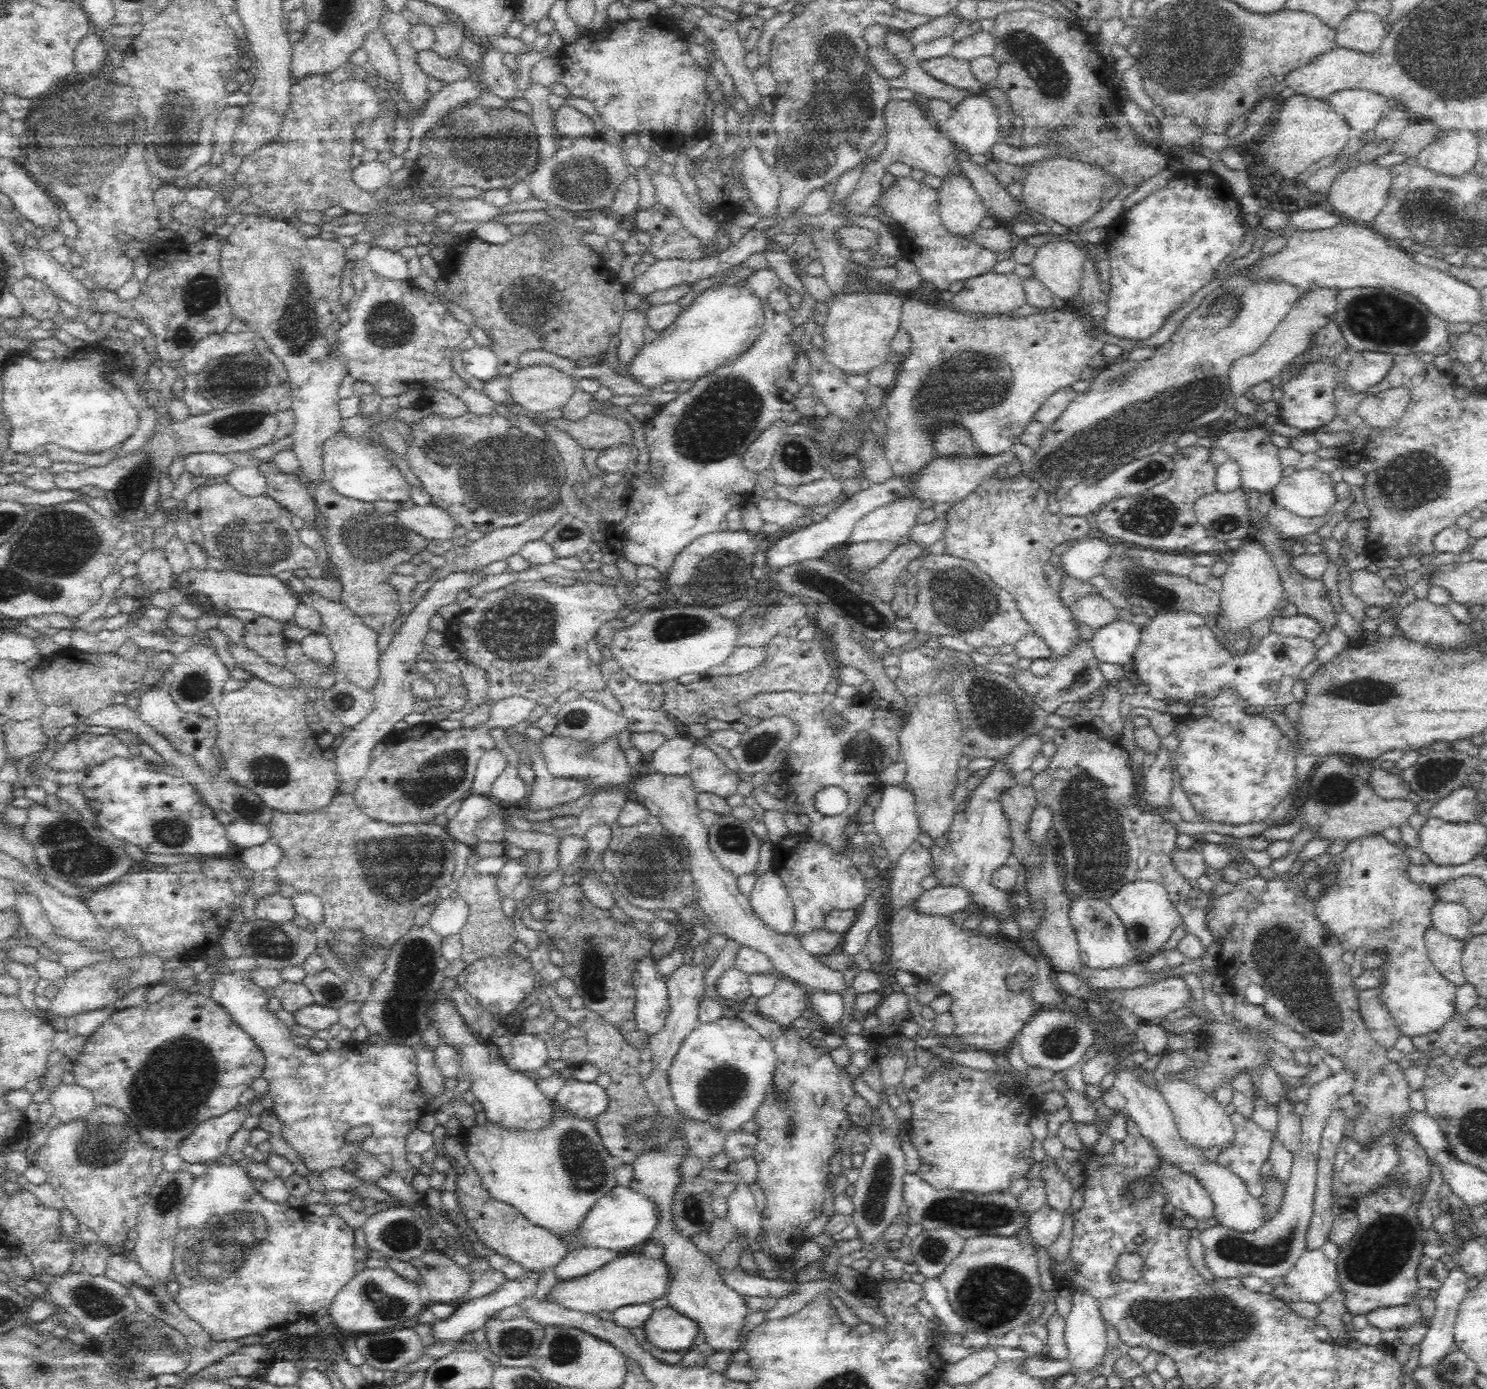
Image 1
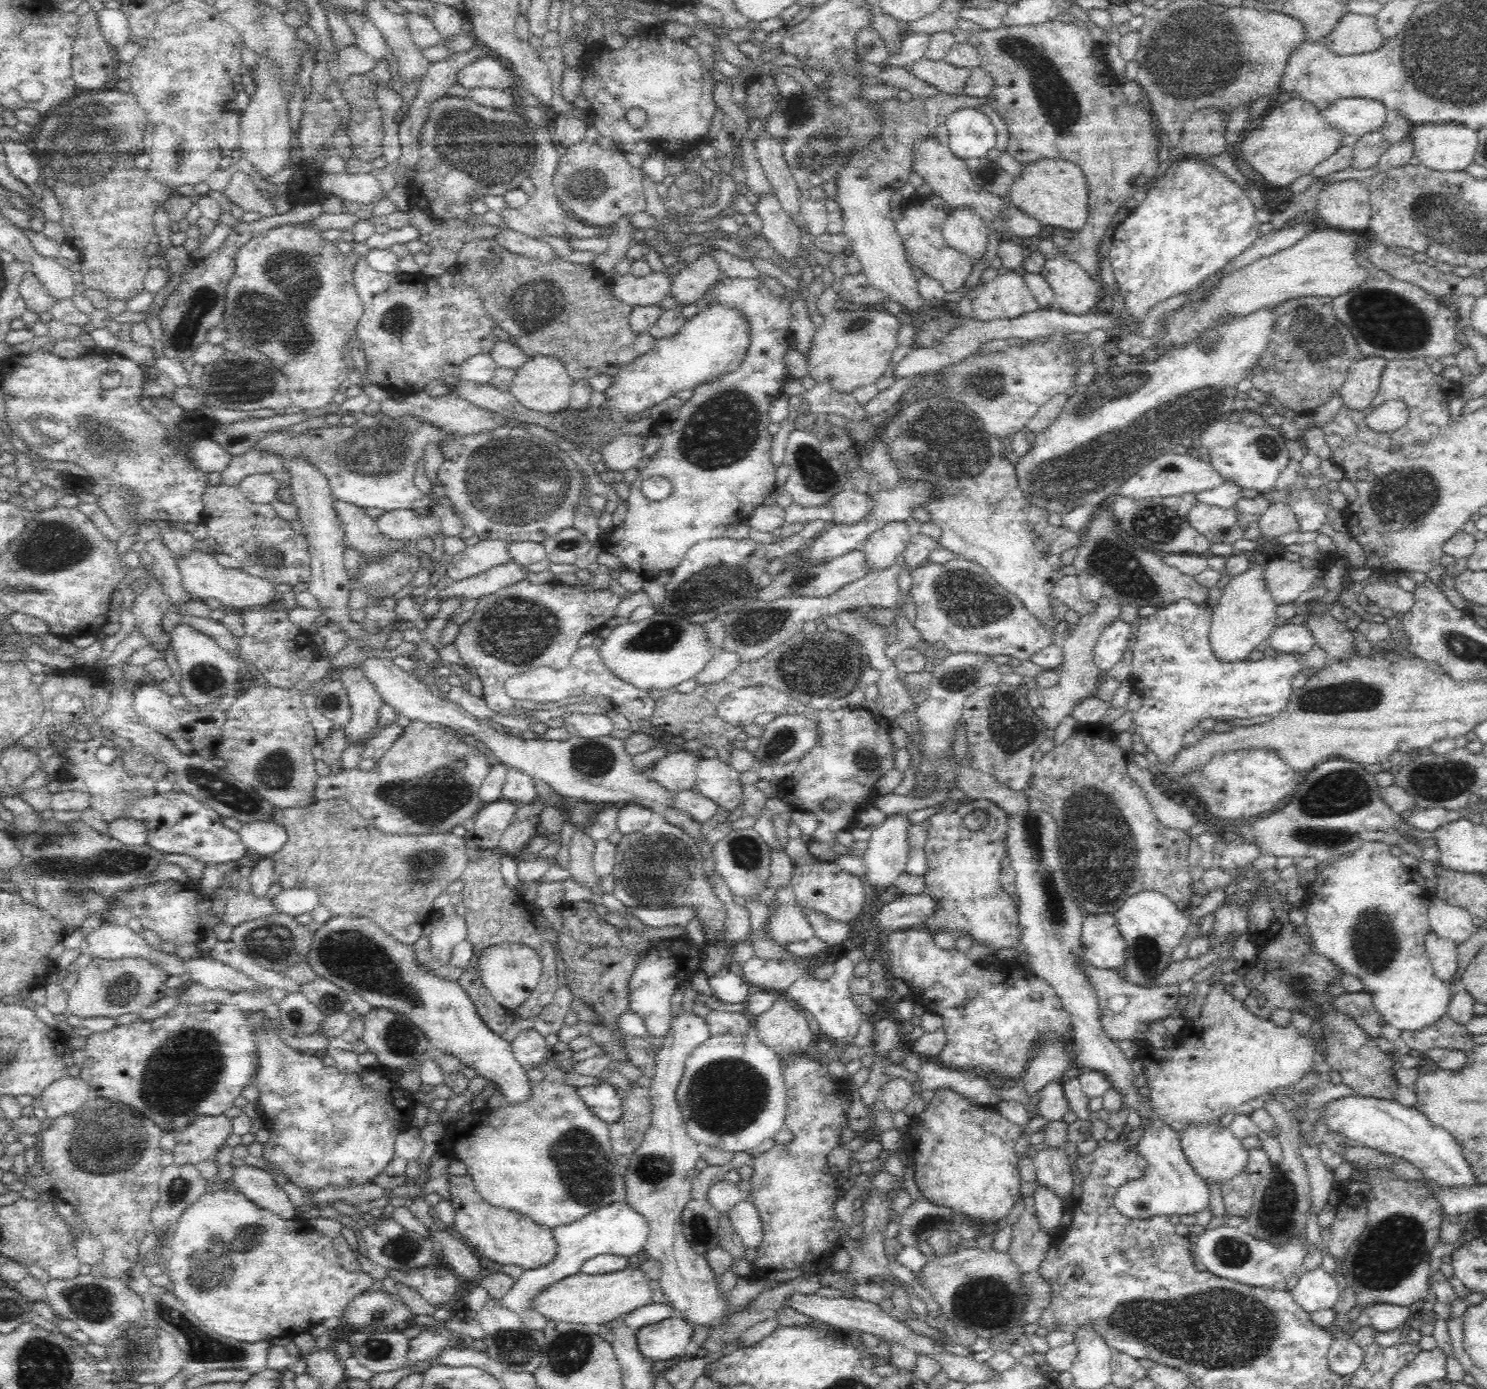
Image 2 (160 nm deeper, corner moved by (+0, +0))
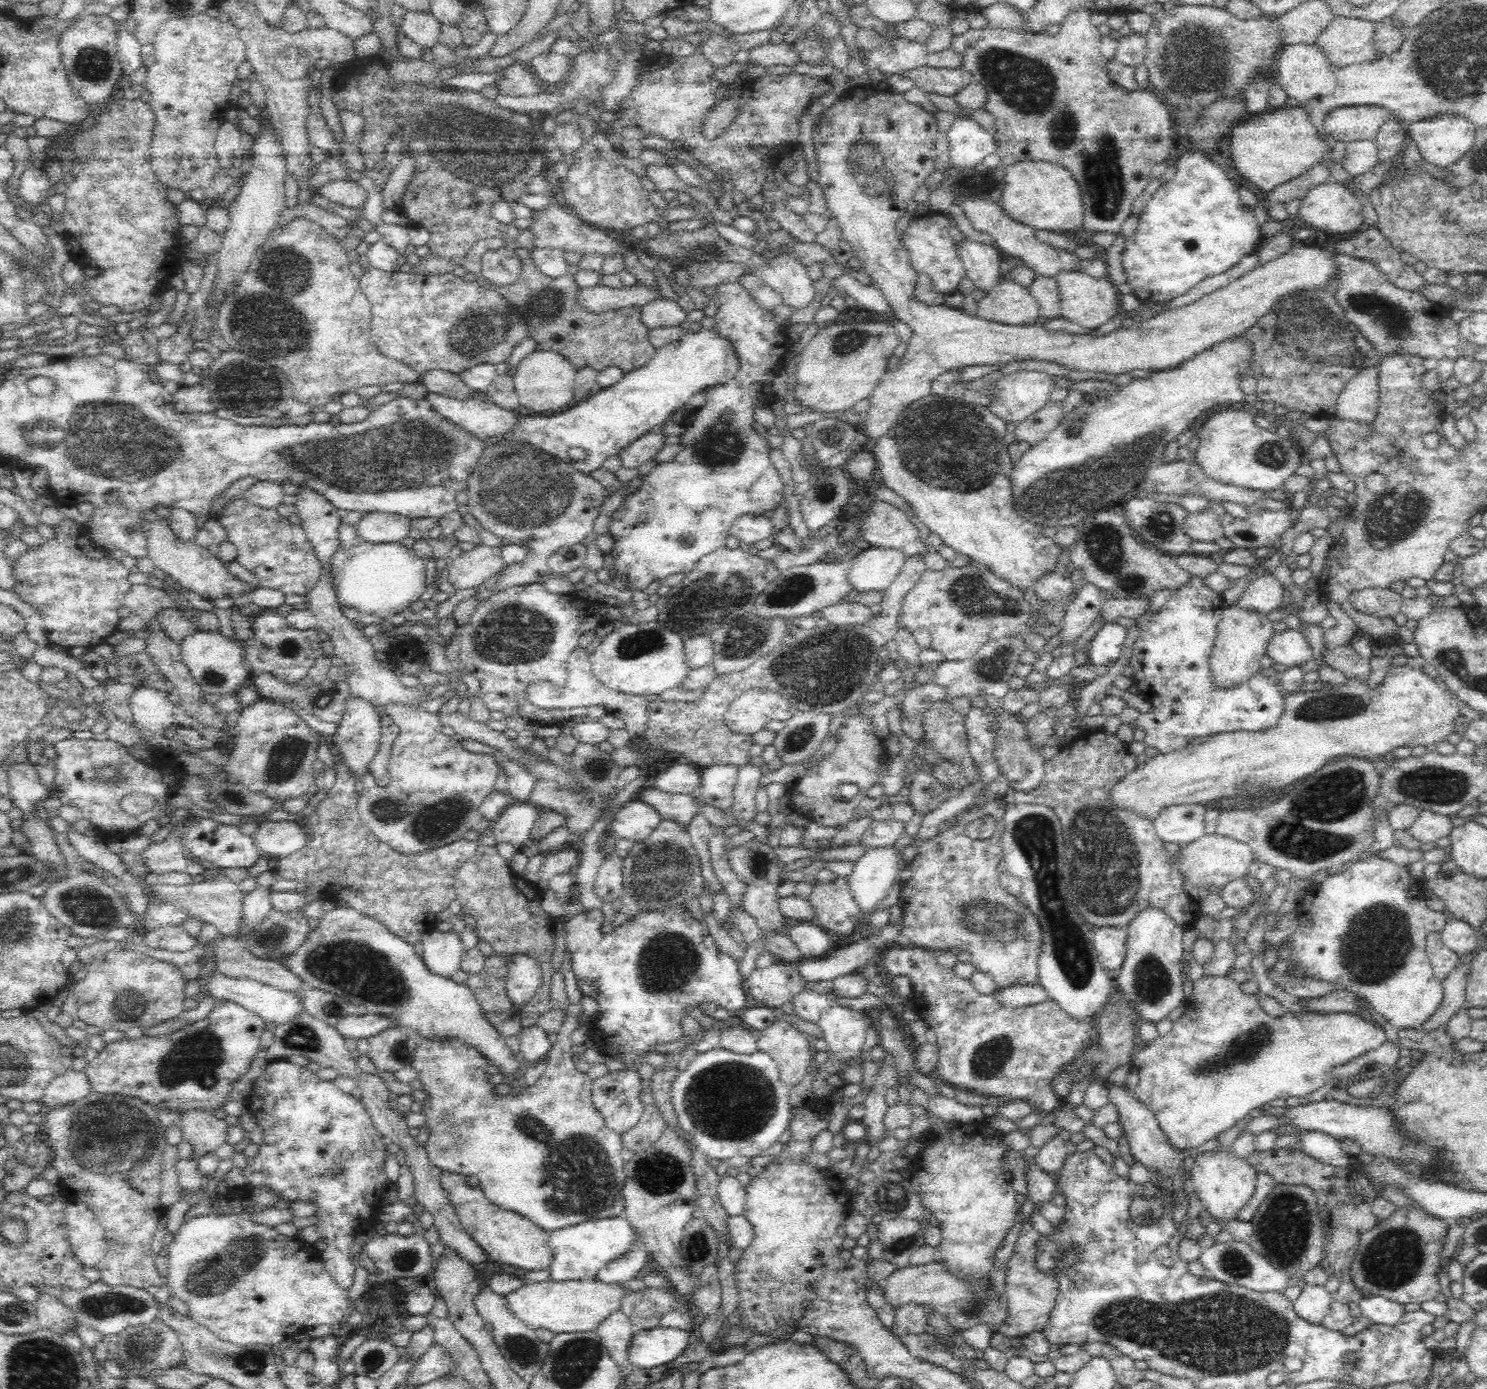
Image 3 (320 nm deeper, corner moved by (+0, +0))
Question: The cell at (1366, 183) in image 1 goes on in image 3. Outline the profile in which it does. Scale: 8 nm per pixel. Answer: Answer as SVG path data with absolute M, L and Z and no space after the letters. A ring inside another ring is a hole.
M1323 183L1312 188L1299 204L1297 216L1304 226L1323 230L1326 233L1342 234L1363 229L1364 225L1364 202L1360 202L1358 196L1346 186L1339 183Z

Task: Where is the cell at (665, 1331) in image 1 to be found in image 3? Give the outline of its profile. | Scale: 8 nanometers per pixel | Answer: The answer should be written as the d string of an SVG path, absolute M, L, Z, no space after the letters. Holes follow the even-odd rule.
M678 1327L636 1330L630 1344L630 1361L639 1369L667 1365L687 1350L692 1337L690 1331Z

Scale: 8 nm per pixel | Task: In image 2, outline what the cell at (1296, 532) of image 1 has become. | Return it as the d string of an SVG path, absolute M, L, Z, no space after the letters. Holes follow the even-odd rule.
M1282 500L1271 504L1259 515L1258 528L1265 537L1278 537L1288 532L1300 532L1300 523L1296 515Z

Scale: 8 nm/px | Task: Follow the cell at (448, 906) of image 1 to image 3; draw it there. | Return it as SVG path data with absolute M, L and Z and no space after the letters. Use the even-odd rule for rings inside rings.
M429 930L420 938L423 946L422 960L434 973L451 978L460 970L462 951L460 935L454 930L441 932Z

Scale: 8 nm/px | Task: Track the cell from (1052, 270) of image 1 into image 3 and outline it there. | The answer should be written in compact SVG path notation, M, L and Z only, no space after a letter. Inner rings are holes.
M1060 270L1053 277L1059 290L1060 314L1066 320L1090 331L1107 324L1118 312L1122 312L1118 301L1119 292L1108 279L1094 278L1082 270Z

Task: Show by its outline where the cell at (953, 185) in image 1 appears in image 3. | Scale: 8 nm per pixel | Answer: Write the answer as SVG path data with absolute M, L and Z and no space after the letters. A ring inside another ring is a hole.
M964 238L962 242L955 242L958 257L965 267L965 276L975 288L988 292L1002 278L999 270L1002 253L992 244L982 244L974 238Z

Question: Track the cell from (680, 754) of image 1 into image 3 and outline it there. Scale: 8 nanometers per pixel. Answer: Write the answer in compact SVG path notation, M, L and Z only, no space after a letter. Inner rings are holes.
M671 758L671 764L652 781L658 790L670 794L698 793L701 771L698 766L682 758Z

